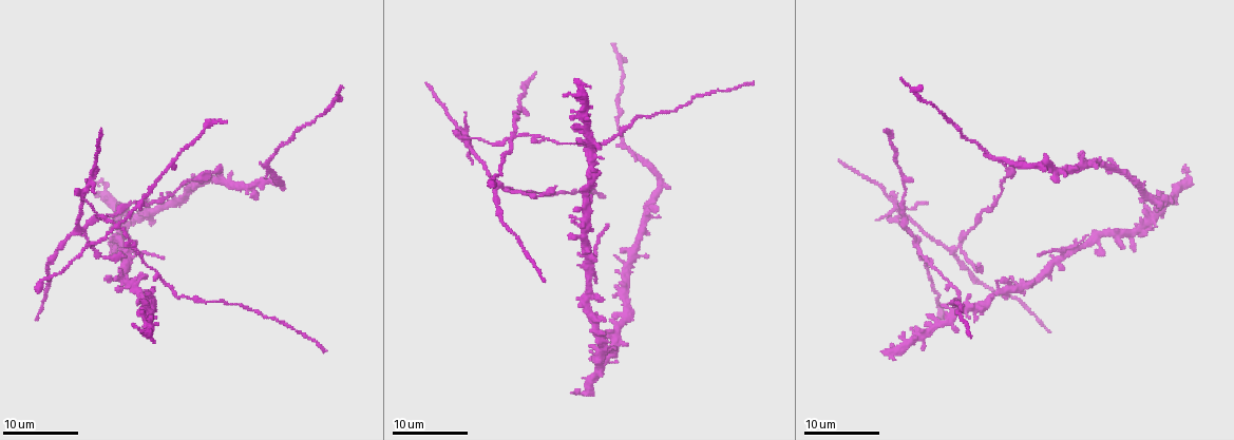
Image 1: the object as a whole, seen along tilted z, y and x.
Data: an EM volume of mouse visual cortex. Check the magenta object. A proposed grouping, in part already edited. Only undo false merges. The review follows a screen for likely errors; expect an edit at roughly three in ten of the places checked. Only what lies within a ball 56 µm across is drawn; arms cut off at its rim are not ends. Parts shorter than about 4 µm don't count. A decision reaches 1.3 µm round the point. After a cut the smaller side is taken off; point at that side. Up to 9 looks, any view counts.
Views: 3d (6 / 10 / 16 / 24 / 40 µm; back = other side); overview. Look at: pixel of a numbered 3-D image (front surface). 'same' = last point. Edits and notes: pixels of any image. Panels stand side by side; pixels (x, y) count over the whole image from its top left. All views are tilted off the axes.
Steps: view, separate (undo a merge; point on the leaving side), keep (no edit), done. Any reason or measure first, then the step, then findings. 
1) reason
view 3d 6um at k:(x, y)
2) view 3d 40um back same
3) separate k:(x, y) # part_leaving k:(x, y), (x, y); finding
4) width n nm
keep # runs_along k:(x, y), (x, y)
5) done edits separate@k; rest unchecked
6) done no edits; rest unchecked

thin arm on a thick one
view 3d 10um at 1:(85, 229)

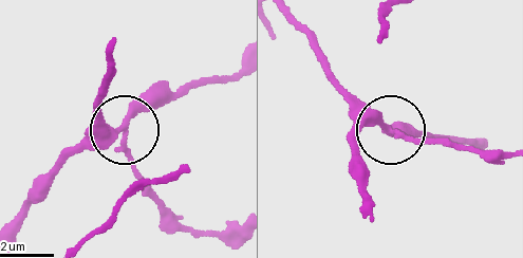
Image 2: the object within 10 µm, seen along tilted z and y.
view 3d 10um back at 2:(127, 130)

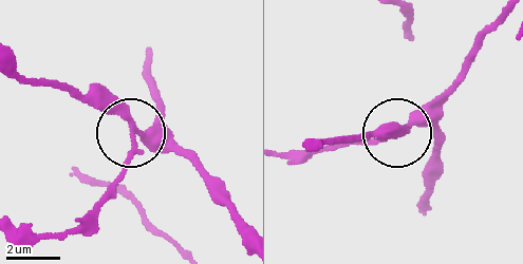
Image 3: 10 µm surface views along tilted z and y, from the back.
arms 3
separate 3:(124, 169) # part_leaving 3:(130, 131), (125, 164), (77, 224), (63, 231), (21, 232); a second neuron is stuck on

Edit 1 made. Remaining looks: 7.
four-way junction
view 3d 10um at 1:(512, 137)

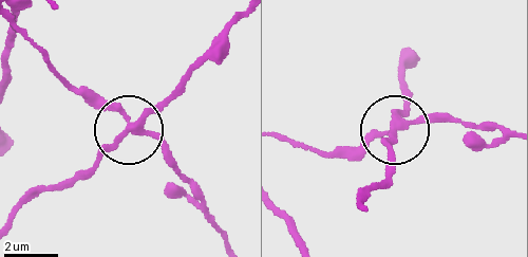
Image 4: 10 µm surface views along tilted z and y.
view 3d 6um at 4:(133, 127)

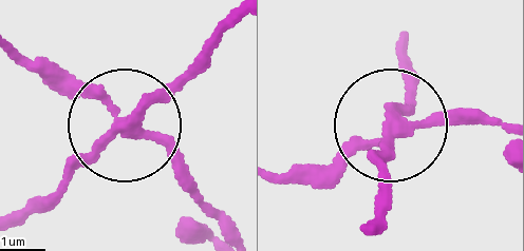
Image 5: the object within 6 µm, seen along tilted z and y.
arms 4
separate 5:(69, 159) # part_leaving 5:(134, 118), (238, 13); a second neuron is stuck on

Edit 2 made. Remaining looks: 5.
view overview

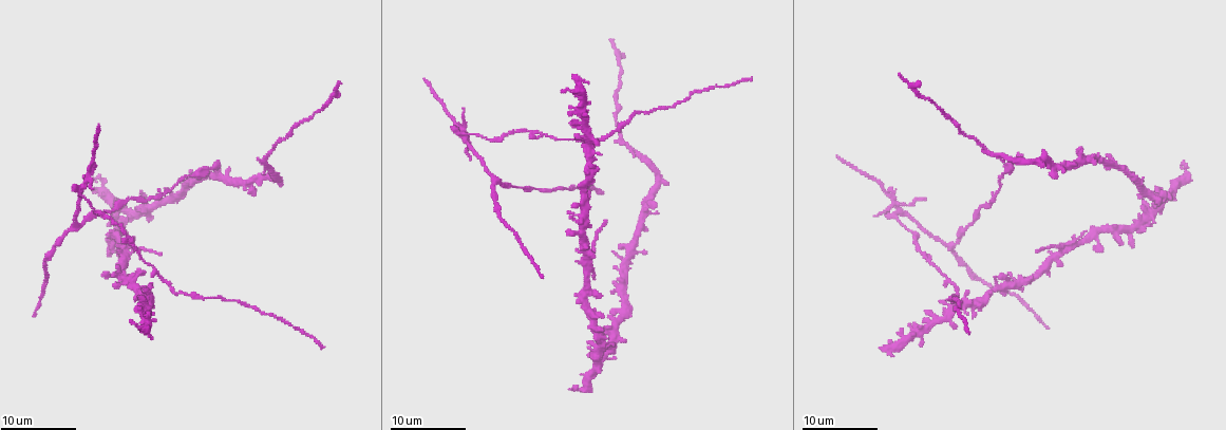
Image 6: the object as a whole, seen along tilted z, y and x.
branch point
view 3d 10um at 6:(581, 141)

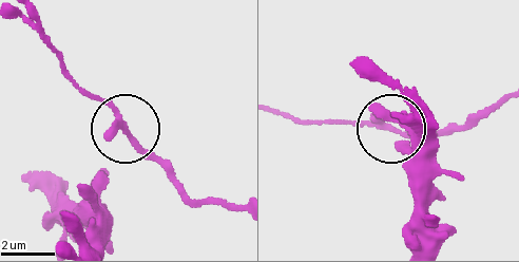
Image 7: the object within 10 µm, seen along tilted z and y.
view 3d 6um at 7:(124, 126)

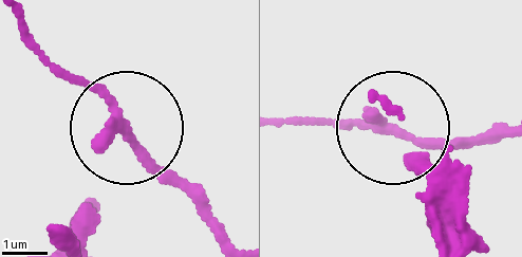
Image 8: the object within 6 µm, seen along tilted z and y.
arms 3
keep # one neuron here

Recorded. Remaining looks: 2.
side arm on a straight run
view 3d 6um at 6:(124, 250)

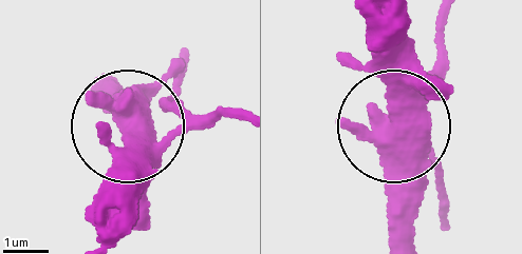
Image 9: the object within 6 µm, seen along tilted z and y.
view 3d 6um back at 9:(395, 115)

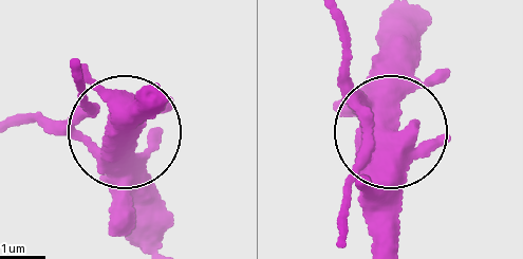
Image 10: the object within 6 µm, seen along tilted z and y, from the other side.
width 490 nm
separate 10:(90, 106) # a second neuron is stuck on

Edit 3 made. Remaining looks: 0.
done edits separate@3, separate@5, separate@10; rest unchecked

